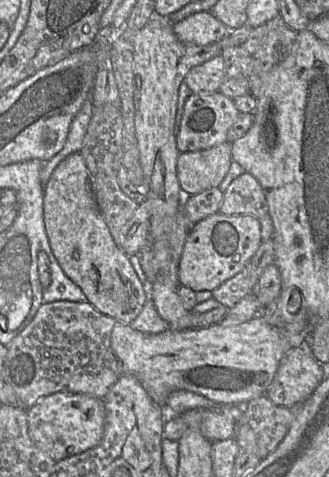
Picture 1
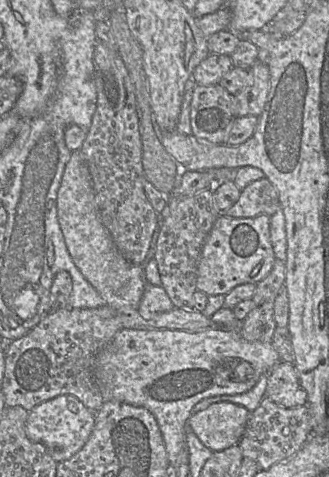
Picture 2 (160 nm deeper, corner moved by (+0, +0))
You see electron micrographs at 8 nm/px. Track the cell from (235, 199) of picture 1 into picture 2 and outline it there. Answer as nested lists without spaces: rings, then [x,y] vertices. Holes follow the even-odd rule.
[[[262,178],[241,190],[237,202],[221,214],[229,218],[255,217],[260,214],[272,216],[278,209],[280,203],[276,188],[267,178]]]

